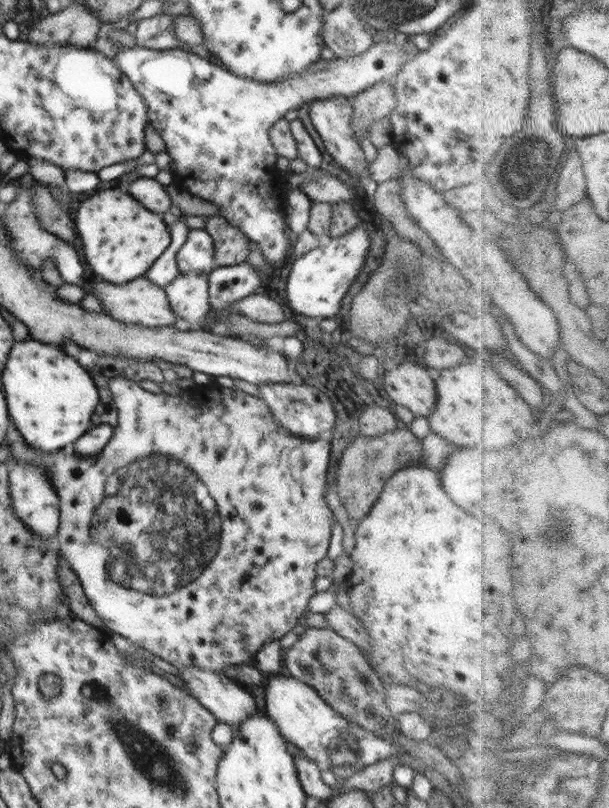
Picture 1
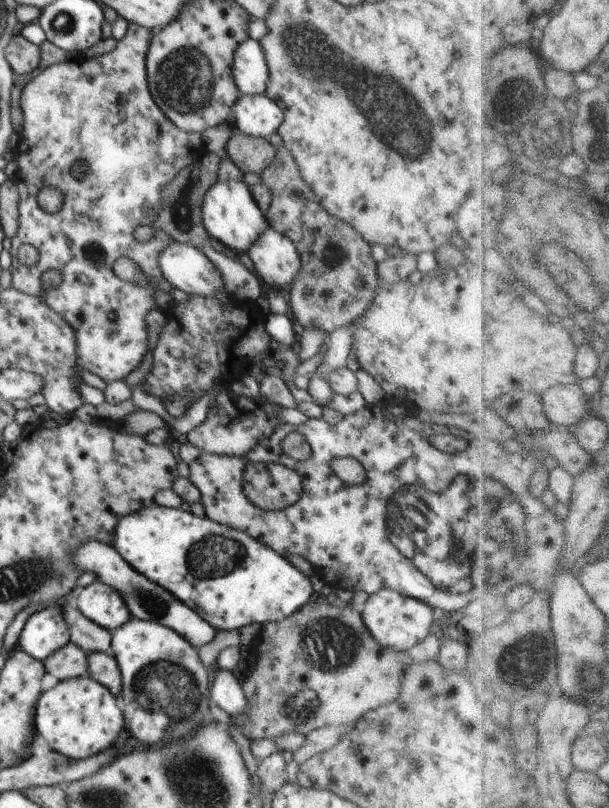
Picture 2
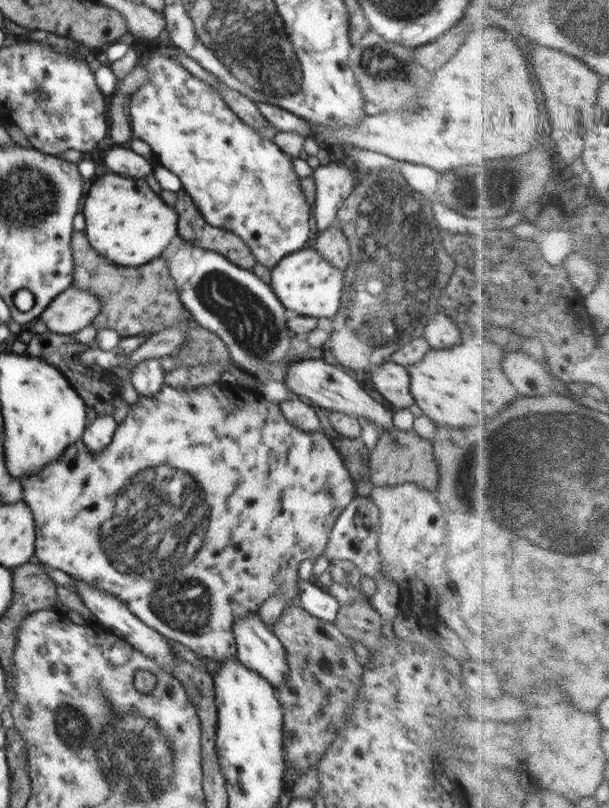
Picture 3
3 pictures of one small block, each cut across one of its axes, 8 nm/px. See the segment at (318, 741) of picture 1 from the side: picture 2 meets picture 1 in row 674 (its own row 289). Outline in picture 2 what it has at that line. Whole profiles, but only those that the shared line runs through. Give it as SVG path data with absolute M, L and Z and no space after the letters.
M270 226L247 254L267 289L291 288L301 271L301 256L292 239Z

